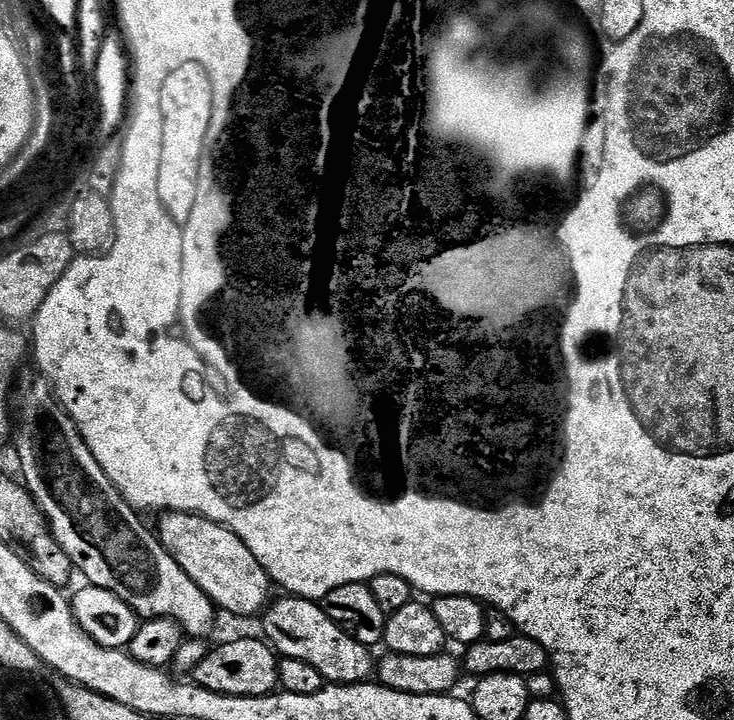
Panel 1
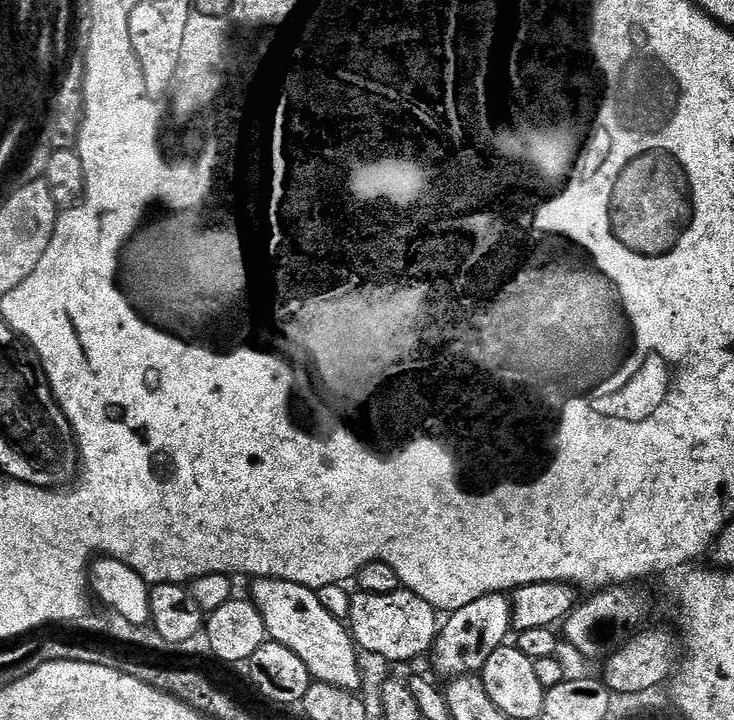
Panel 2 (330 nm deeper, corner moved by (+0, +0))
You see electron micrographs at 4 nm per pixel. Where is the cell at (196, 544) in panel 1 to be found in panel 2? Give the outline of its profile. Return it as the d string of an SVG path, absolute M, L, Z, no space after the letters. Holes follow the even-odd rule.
M269 576L253 579L251 584L250 599L266 622L269 637L294 650L294 654L306 662L306 670L310 670L313 681L351 690L359 689L361 657L352 633L348 631L345 621L334 618L334 614L324 609L313 589Z

